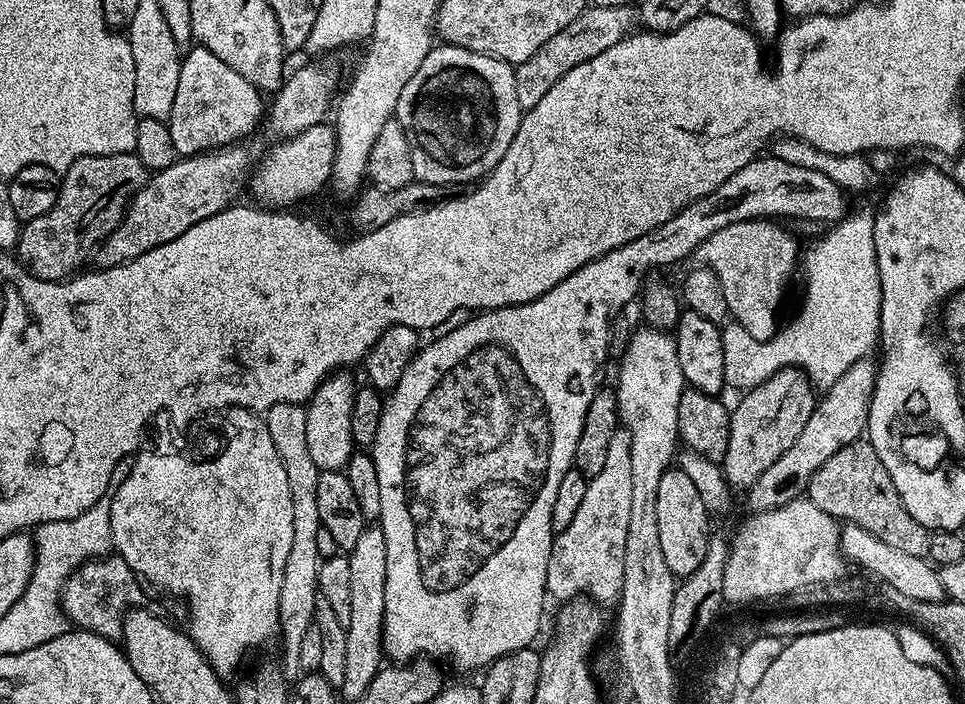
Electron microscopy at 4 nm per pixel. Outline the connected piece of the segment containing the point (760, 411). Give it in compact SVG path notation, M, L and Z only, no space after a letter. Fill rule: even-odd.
M781 368L766 382L747 389L744 396L731 409L730 438L726 442L726 454L722 457L724 476L733 489L747 490L762 473L782 458L790 446L794 446L798 434L806 427L810 414L816 409L817 393L814 385L798 368Z

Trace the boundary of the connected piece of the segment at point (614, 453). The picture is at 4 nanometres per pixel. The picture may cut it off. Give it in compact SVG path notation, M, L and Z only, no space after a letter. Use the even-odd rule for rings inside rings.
M620 426L617 427L614 438L610 438L610 450L606 450L606 466L602 466L602 471L597 476L589 479L582 503L574 512L574 518L570 518L570 526L555 533L550 550L550 562L546 566L546 592L551 599L553 596L554 599L560 600L559 602L567 602L585 596L605 605L615 605L619 601L633 487L634 482L630 479L630 434Z

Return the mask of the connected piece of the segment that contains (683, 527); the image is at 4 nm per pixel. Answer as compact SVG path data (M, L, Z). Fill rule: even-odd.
M677 466L668 468L658 481L658 535L662 541L666 566L670 566L673 576L689 576L698 570L698 566L702 566L710 535L708 519L709 510L703 505L693 480Z

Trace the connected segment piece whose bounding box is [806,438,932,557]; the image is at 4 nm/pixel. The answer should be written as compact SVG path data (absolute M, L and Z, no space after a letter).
M861 438L850 442L850 446L842 446L838 454L833 454L825 464L818 466L810 478L806 489L806 499L814 502L818 510L836 517L837 521L862 526L874 538L882 538L889 546L894 546L906 554L927 557L930 550L932 532L923 528L906 510L898 490L894 490L894 482L882 466L882 458L869 444Z

